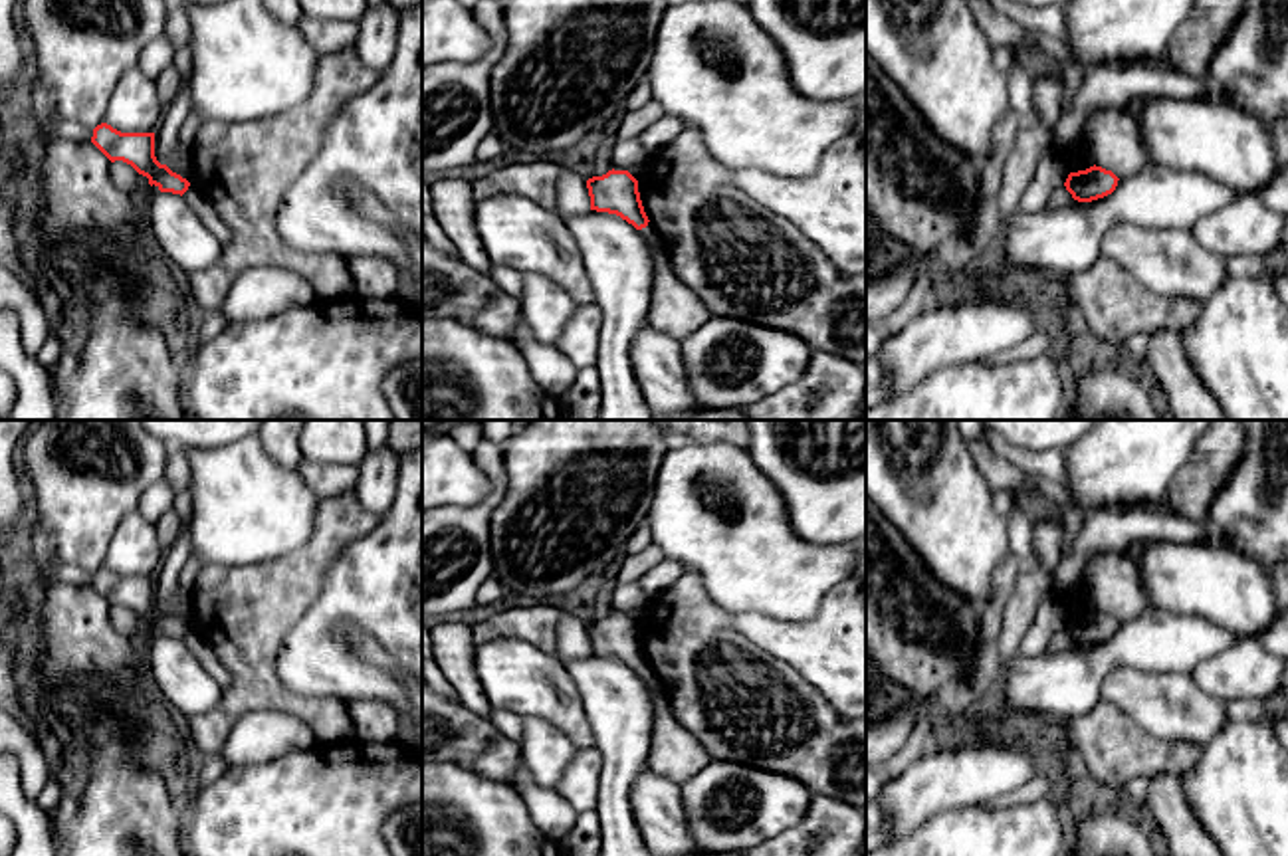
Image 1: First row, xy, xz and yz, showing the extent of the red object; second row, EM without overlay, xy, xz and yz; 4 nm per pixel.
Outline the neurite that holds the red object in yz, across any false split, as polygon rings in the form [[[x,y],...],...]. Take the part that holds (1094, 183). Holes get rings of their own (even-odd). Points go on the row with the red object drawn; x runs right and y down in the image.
[[[1102,166],[1070,172],[1064,186],[1078,202],[1092,202],[1112,194],[1118,186],[1118,176]]]

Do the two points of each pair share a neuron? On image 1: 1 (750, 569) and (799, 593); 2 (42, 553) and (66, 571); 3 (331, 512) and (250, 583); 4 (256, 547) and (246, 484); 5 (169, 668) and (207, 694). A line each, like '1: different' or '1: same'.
1: same
2: same
3: same
4: same
5: same

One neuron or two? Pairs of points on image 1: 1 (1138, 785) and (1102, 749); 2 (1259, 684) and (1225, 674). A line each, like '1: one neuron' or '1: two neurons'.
1: two neurons
2: one neuron

